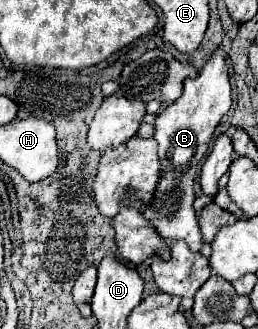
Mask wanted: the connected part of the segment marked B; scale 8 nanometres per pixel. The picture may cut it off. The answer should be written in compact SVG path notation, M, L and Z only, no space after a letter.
M222 52L212 54L208 64L200 70L196 78L184 80L182 96L168 104L162 112L158 112L154 120L154 140L158 142L158 158L160 158L160 174L158 184L154 188L154 198L150 206L144 210L144 218L150 226L166 240L184 240L190 250L198 252L202 246L202 234L198 228L196 212L194 212L194 178L198 174L198 166L208 150L210 138L220 122L220 118L232 106L230 78L228 66Z

